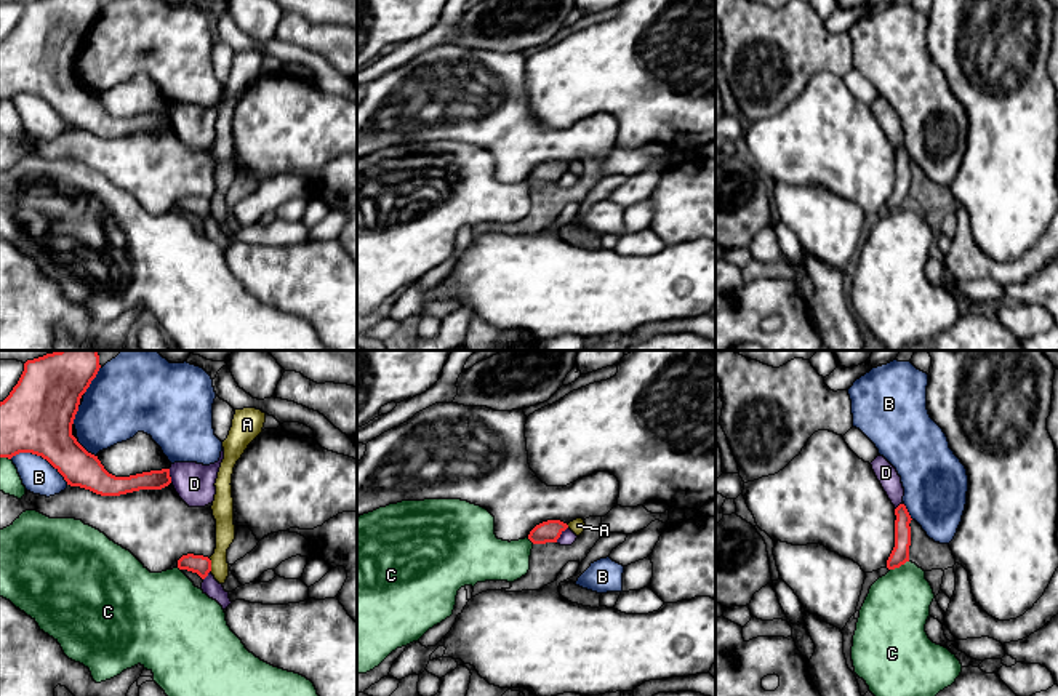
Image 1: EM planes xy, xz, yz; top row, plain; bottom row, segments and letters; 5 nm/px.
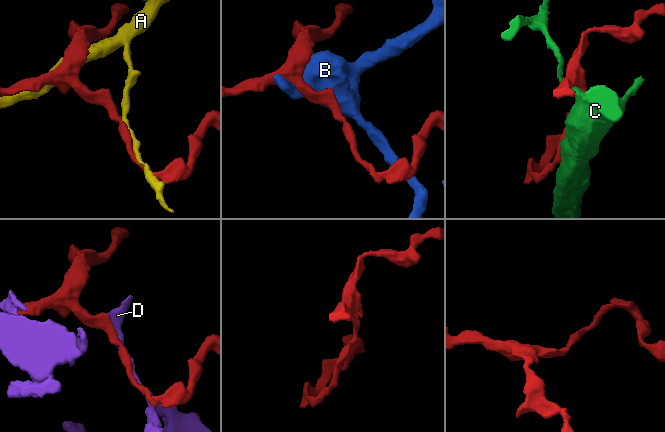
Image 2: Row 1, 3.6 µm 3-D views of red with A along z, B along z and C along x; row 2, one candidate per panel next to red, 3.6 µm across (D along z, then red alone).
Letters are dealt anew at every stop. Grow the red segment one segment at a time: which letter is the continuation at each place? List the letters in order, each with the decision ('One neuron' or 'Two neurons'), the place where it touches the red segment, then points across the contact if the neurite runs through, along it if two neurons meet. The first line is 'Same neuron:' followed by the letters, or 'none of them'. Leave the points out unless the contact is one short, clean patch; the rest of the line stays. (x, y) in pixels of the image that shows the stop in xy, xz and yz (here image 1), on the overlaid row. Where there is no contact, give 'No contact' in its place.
Same neuron: none of them
A: Two neurons. Touches red at xy (210, 565)
B: Two neurons. Touches red at xy (40, 455)
C: Two neurons. Touches red at yz (898, 567)
D: Two neurons. Touches red at xz (561, 533)

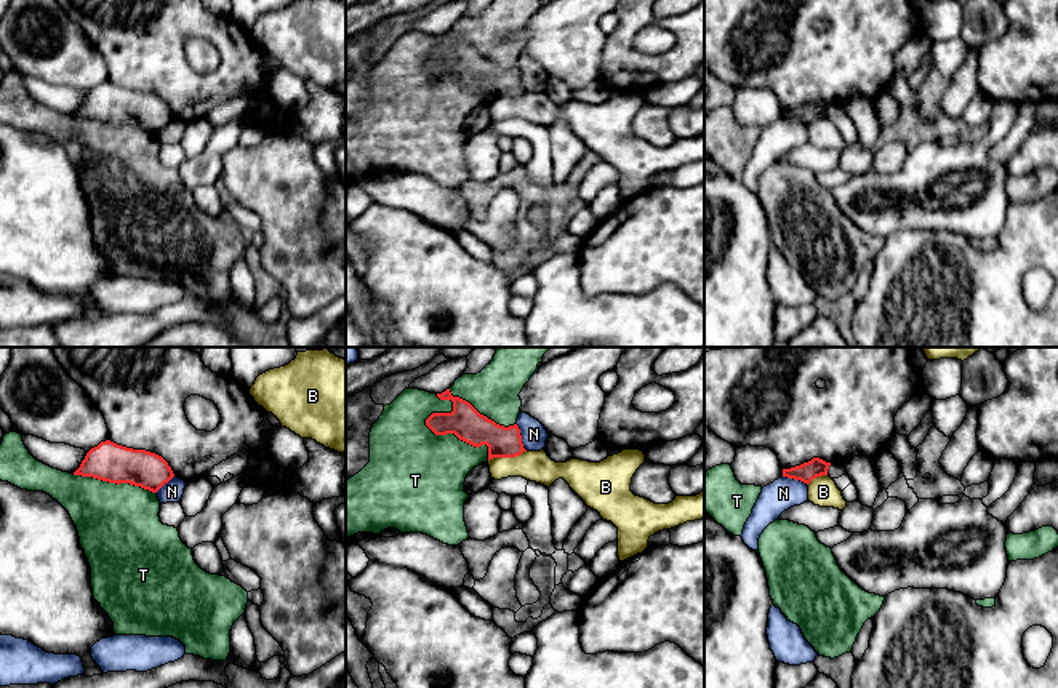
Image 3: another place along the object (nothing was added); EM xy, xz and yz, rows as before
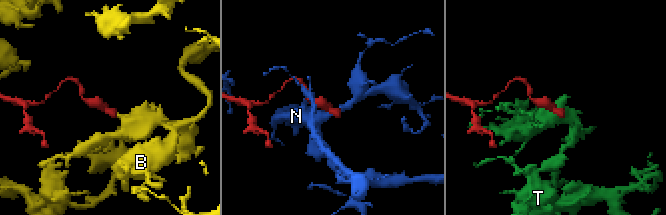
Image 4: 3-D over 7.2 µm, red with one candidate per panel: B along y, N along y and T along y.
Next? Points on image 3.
Same neuron: none of them
B: Two neurons. Touches red at xz (506, 456). Boundary: xz (525, 450), (514, 456), (493, 456), (488, 461)
N: Two neurons. Touches red at xz (520, 437)
T: Two neurons. Touches red at xz (436, 434)

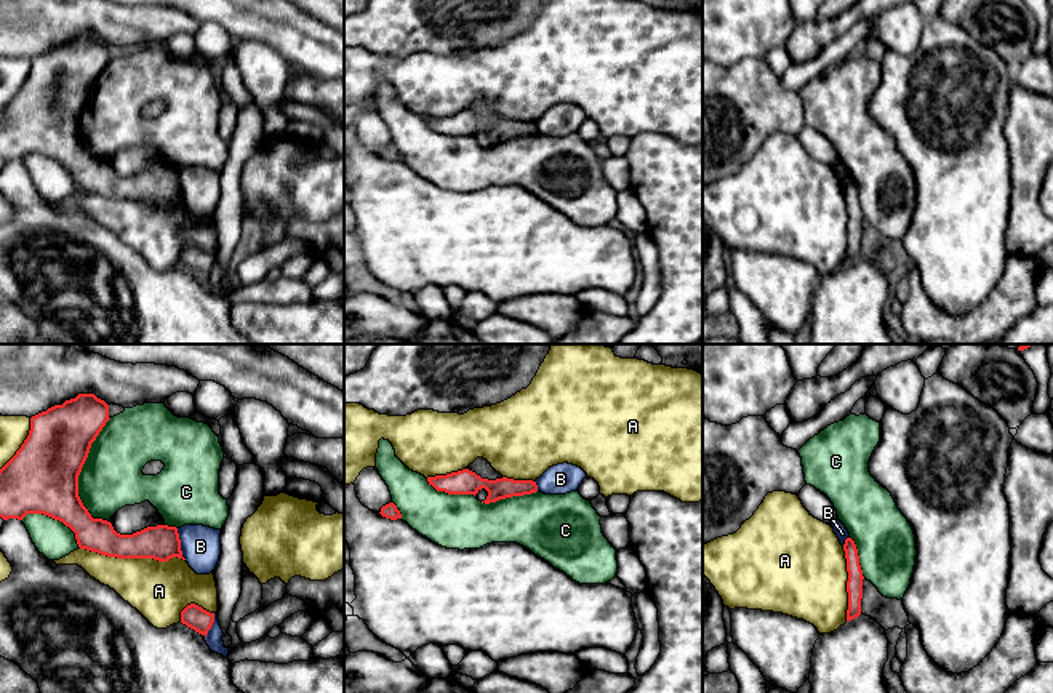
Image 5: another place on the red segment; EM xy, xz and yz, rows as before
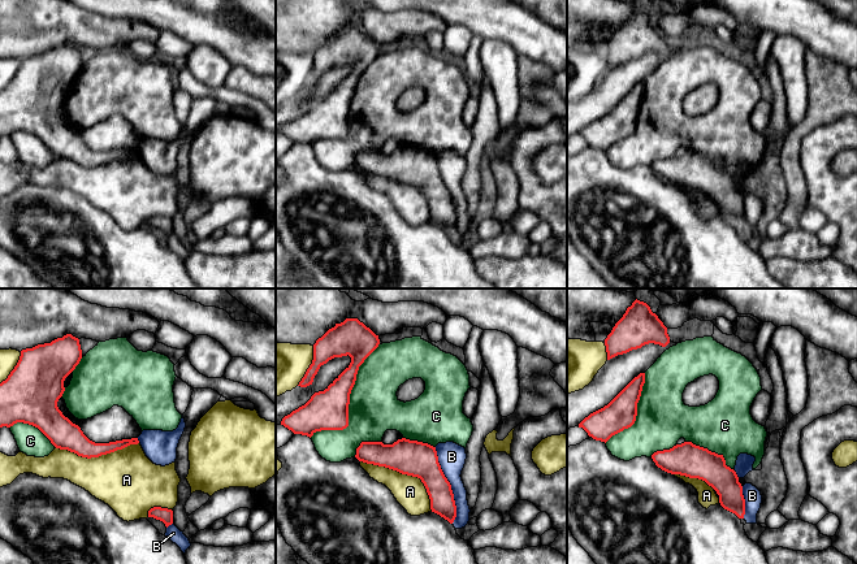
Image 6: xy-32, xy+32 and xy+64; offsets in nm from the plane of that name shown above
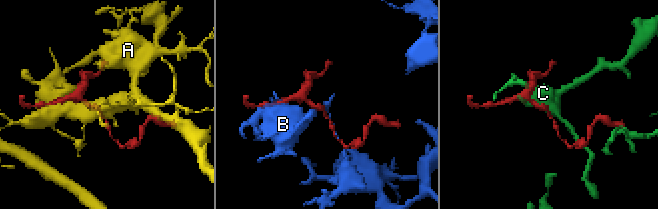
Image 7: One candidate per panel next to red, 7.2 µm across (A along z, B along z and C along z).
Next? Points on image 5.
Same neuron: none of them
A: Two neurons. Touches red at xy (132, 557)
B: Two neurons. Touches red at xy (180, 544)
C: Two neurons. Touches red at xy (79, 474)

